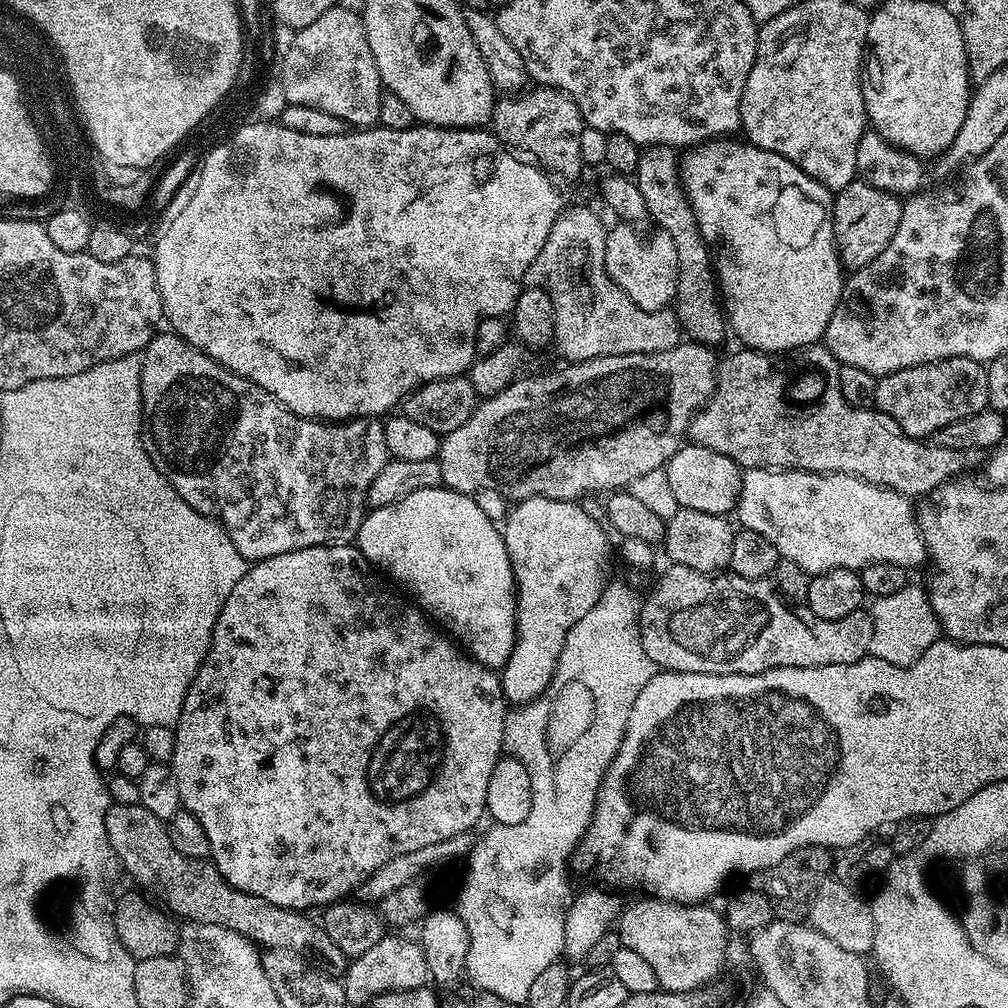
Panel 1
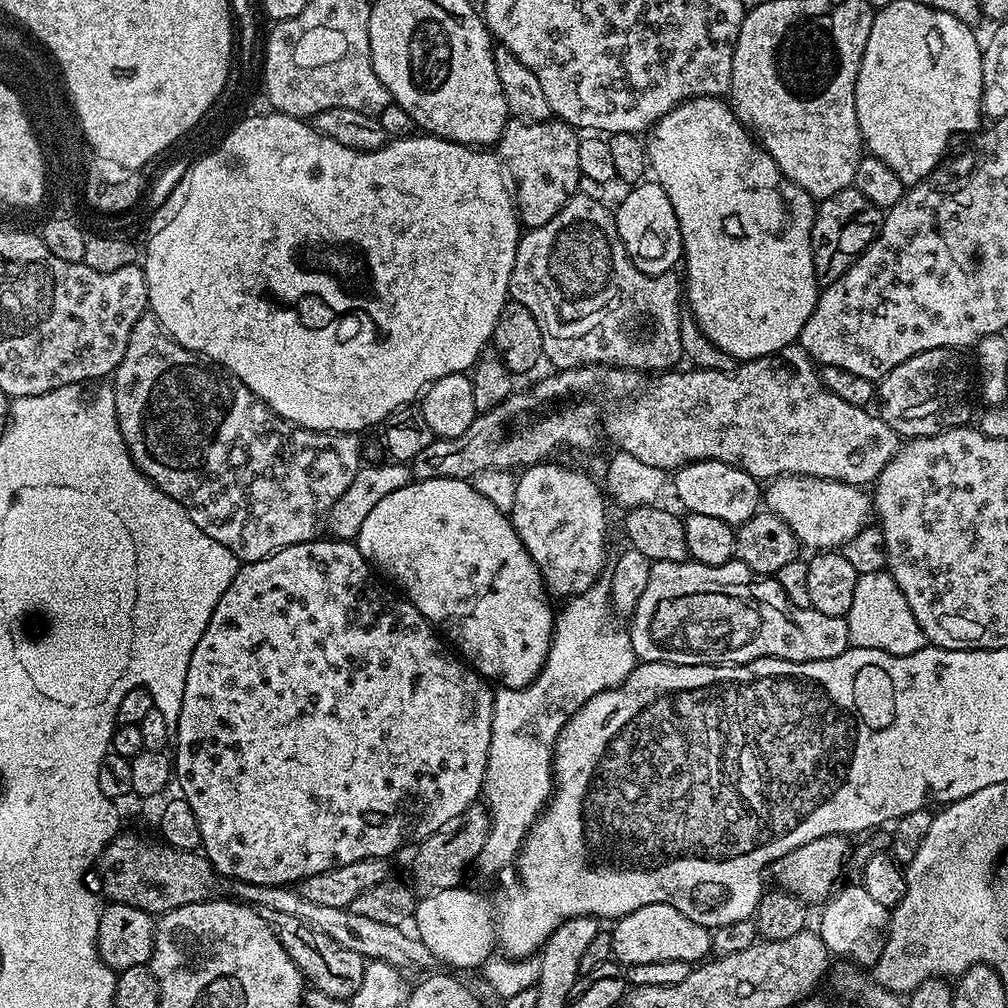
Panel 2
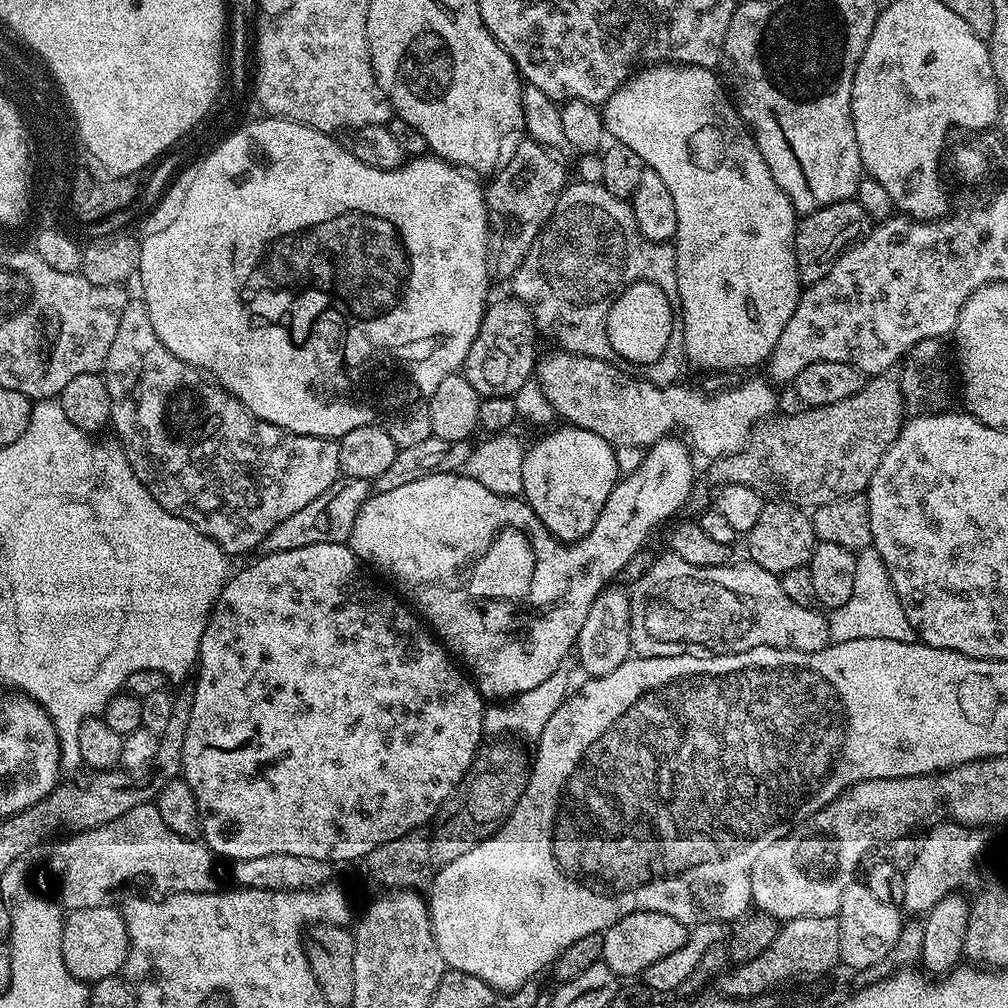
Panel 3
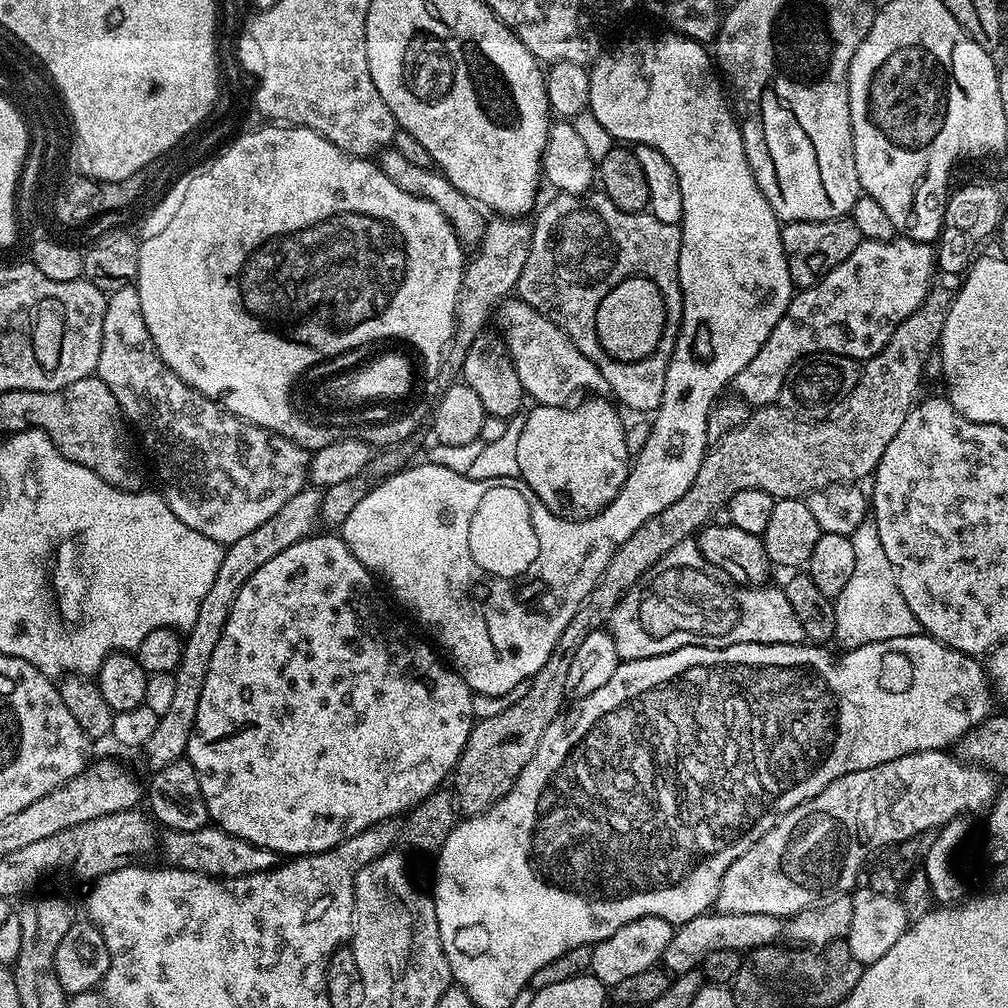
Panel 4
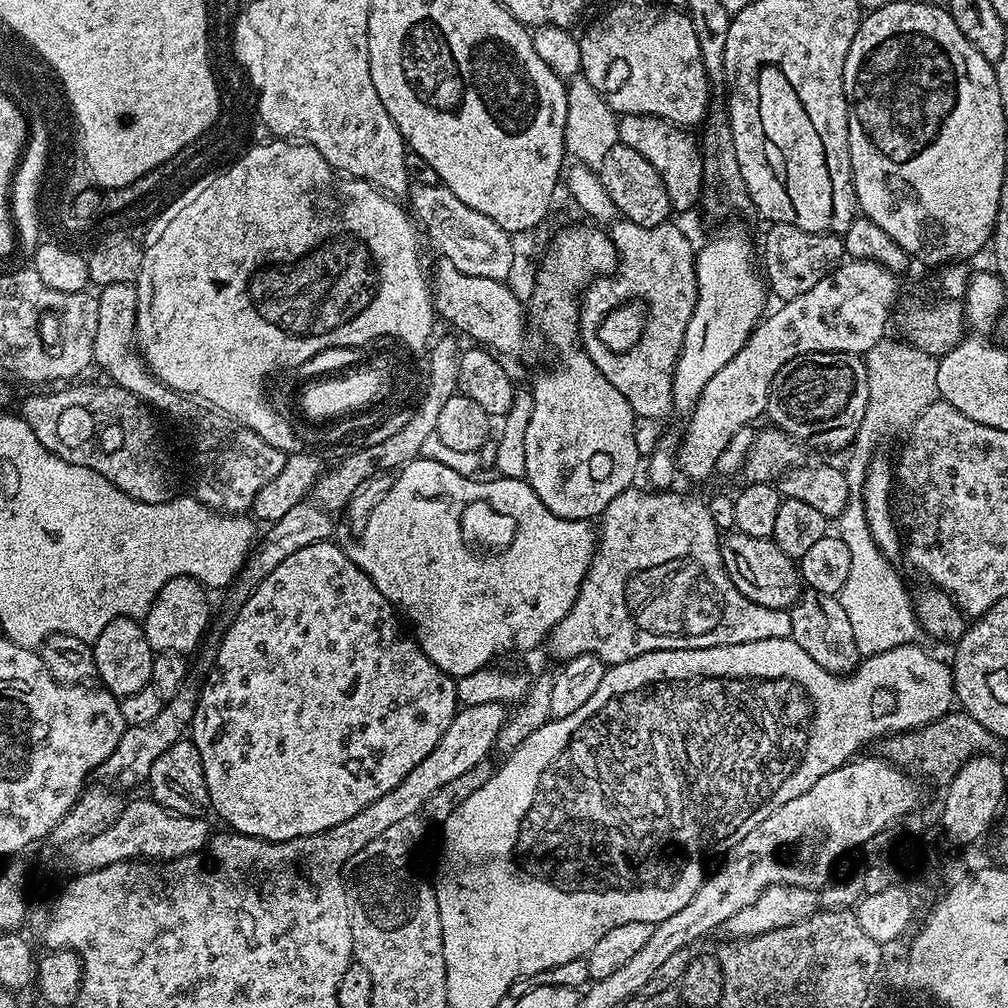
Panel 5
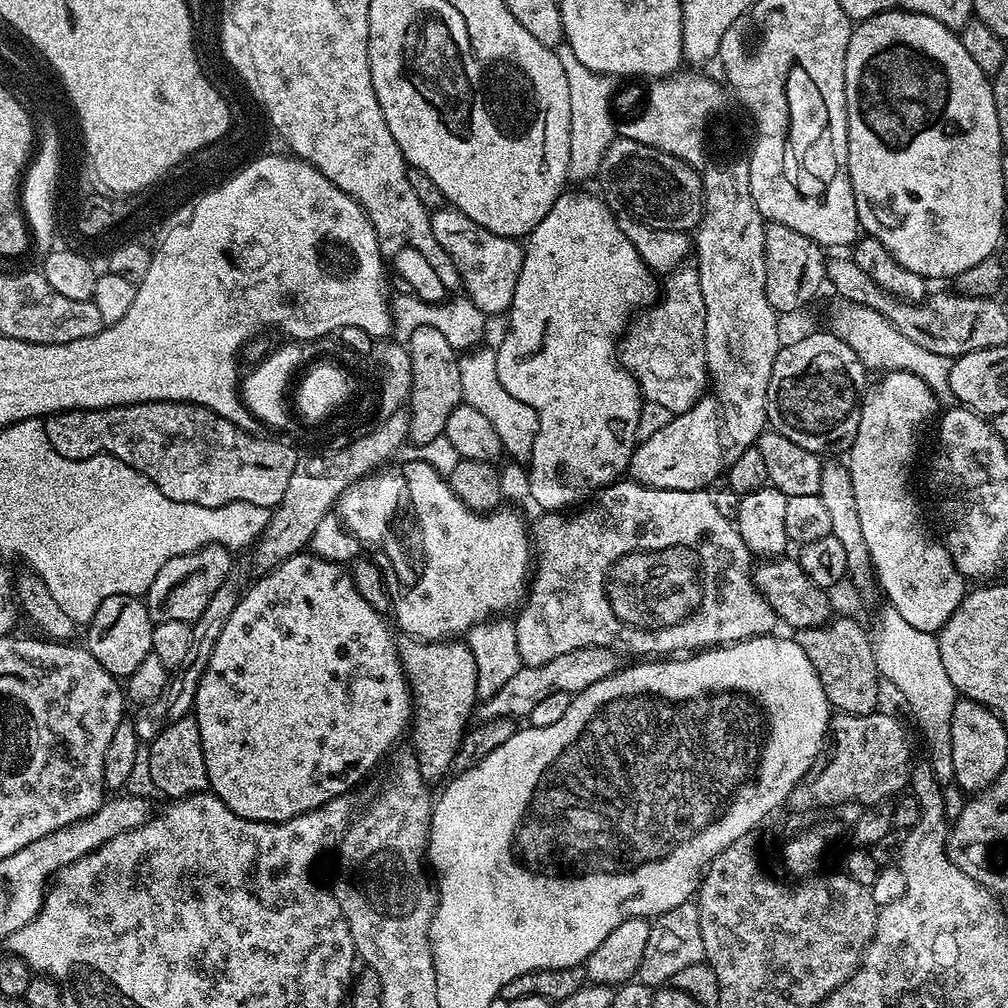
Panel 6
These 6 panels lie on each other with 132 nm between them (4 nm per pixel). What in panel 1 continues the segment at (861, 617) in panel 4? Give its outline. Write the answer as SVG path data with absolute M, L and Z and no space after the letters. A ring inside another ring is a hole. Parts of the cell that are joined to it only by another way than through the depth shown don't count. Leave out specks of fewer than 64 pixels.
M910 582L902 590L894 594L877 596L871 601L870 615L874 634L870 634L869 653L874 658L882 658L882 662L890 662L894 666L909 668L930 646L941 639L940 623L928 601L928 593L916 582Z

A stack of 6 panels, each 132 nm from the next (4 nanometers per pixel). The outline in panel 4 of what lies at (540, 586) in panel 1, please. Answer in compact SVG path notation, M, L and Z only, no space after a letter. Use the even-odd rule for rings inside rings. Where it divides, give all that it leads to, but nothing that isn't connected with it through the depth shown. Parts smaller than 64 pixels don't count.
M588 398L583 402L571 407L539 405L533 407L534 410L529 416L523 417L524 425L522 426L522 434L518 434L518 470L520 471L519 479L525 480L530 486L530 490L534 490L534 494L538 494L538 498L548 507L555 516L561 516L567 520L585 520L587 516L596 516L601 510L613 500L622 490L622 486L628 477L630 467L630 453L626 446L626 427L625 421L620 421L620 416L616 413L617 405L608 398Z

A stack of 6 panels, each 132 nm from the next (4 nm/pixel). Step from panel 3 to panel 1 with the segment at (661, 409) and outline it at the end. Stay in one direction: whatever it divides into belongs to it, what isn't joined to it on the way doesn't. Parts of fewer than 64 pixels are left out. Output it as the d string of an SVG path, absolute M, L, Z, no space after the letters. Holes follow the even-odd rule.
M809 346L803 350L796 350L791 353L790 358L784 354L769 354L755 350L739 350L733 356L728 356L719 361L718 383L711 399L704 407L697 412L691 422L689 435L695 443L702 444L708 449L726 454L741 469L749 468L779 468L781 470L799 470L802 472L845 472L851 476L861 476L866 482L871 484L881 484L883 488L889 488L895 492L900 492L909 498L922 498L932 492L938 486L942 486L948 480L957 479L961 474L968 474L975 464L983 465L986 460L986 453L982 450L950 450L931 442L925 442L920 438L907 436L900 427L891 420L885 412L876 408L855 408L842 398L842 390L838 386L838 374L841 364L823 346Z

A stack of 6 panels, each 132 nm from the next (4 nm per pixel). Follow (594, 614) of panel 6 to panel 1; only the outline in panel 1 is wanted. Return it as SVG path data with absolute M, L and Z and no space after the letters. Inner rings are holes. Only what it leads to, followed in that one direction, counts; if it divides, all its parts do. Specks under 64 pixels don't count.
M672 564L664 572L664 577L656 584L656 589L647 597L643 597L640 606L640 637L642 648L652 659L657 669L666 672L693 672L694 674L758 674L771 668L813 668L814 666L838 666L858 662L863 656L869 655L870 634L874 634L871 615L867 611L851 612L846 618L818 618L807 606L793 606L785 601L784 597L776 591L775 587L767 579L747 580L741 576L731 574L712 575L698 570L690 570L686 566Z

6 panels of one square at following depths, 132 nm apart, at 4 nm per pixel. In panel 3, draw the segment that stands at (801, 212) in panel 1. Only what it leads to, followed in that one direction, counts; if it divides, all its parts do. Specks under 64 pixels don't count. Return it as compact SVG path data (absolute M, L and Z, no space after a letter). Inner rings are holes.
M656 62L643 70L637 71L621 88L602 106L605 133L615 143L630 146L638 158L642 158L645 168L654 170L662 182L666 182L666 190L670 190L670 198L674 198L674 210L678 218L678 226L674 237L676 249L676 269L678 270L678 298L682 302L682 318L684 319L684 355L687 363L696 368L708 368L709 373L726 372L728 369L747 370L755 364L763 365L769 354L778 346L778 338L782 338L782 330L786 330L786 322L790 314L794 314L794 306L798 306L802 285L798 266L796 265L796 225L798 213L790 198L774 182L774 174L770 174L770 166L766 166L766 158L762 158L762 150L758 150L751 131L740 119L735 103L730 101L729 93L722 83L721 77L713 69L699 68L693 64L673 64Z

